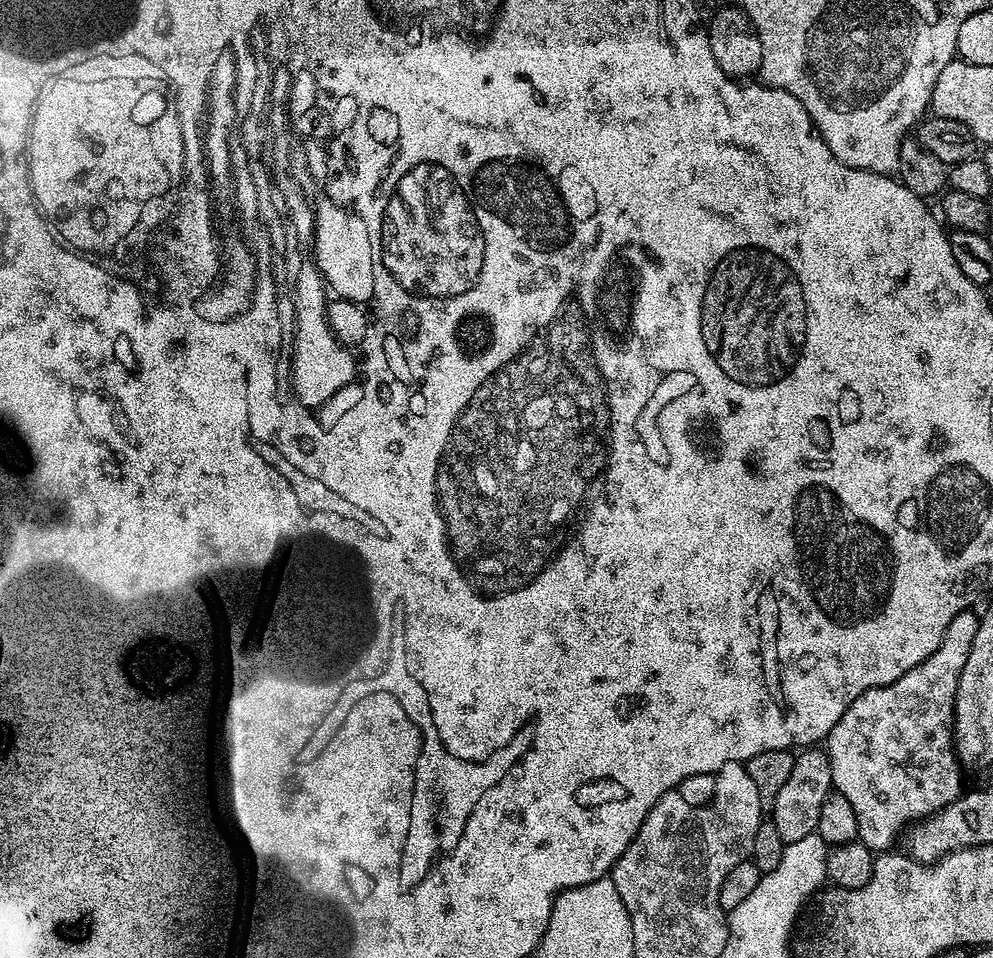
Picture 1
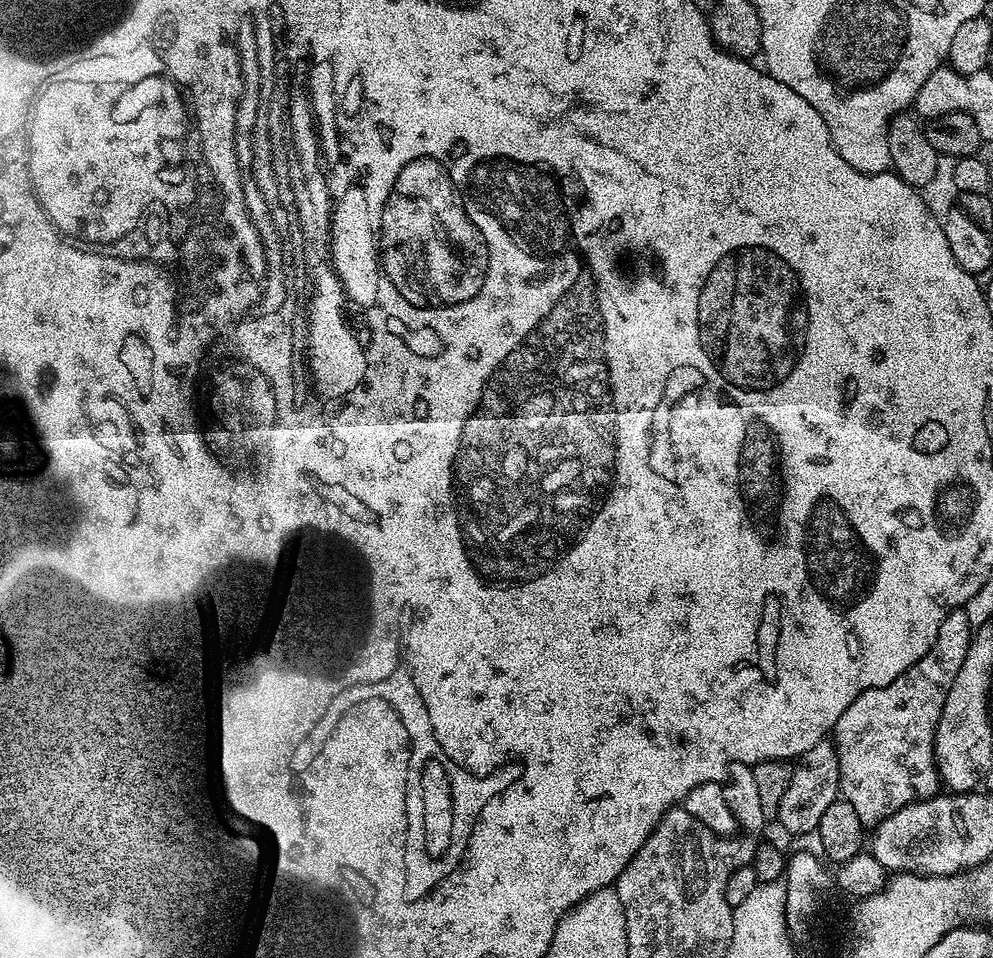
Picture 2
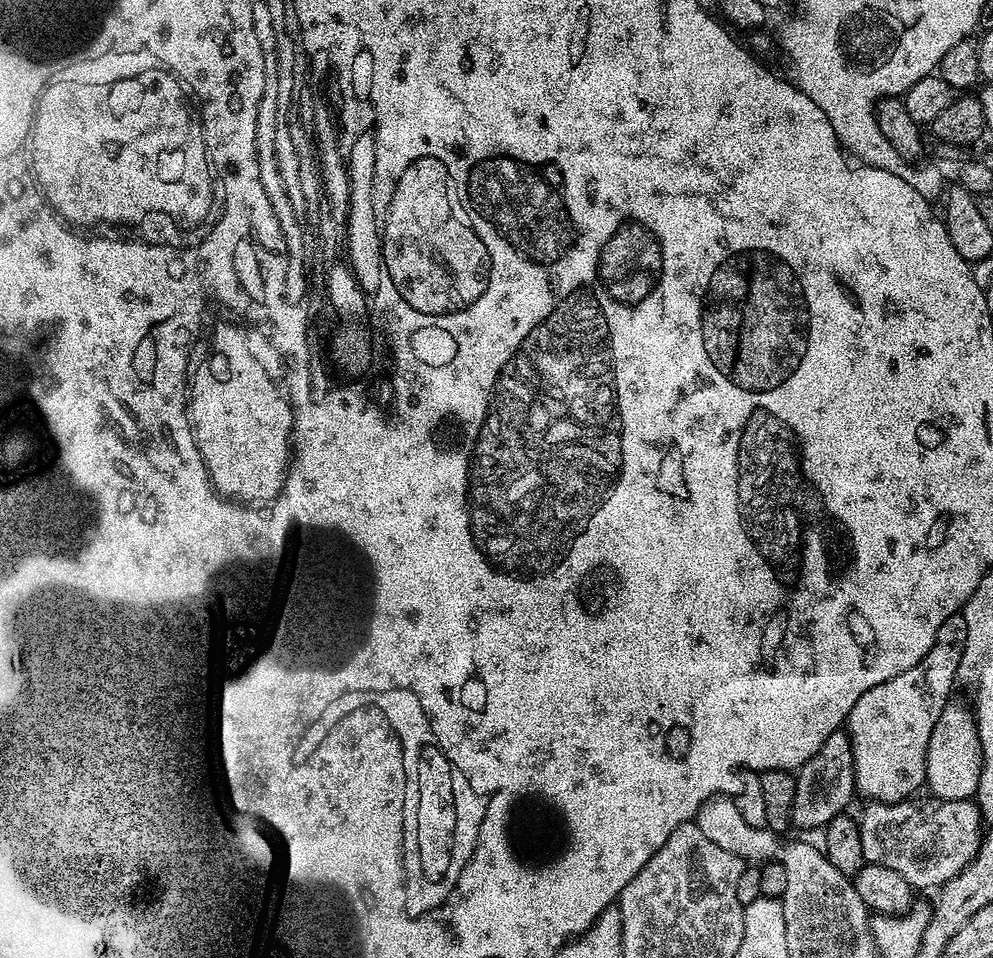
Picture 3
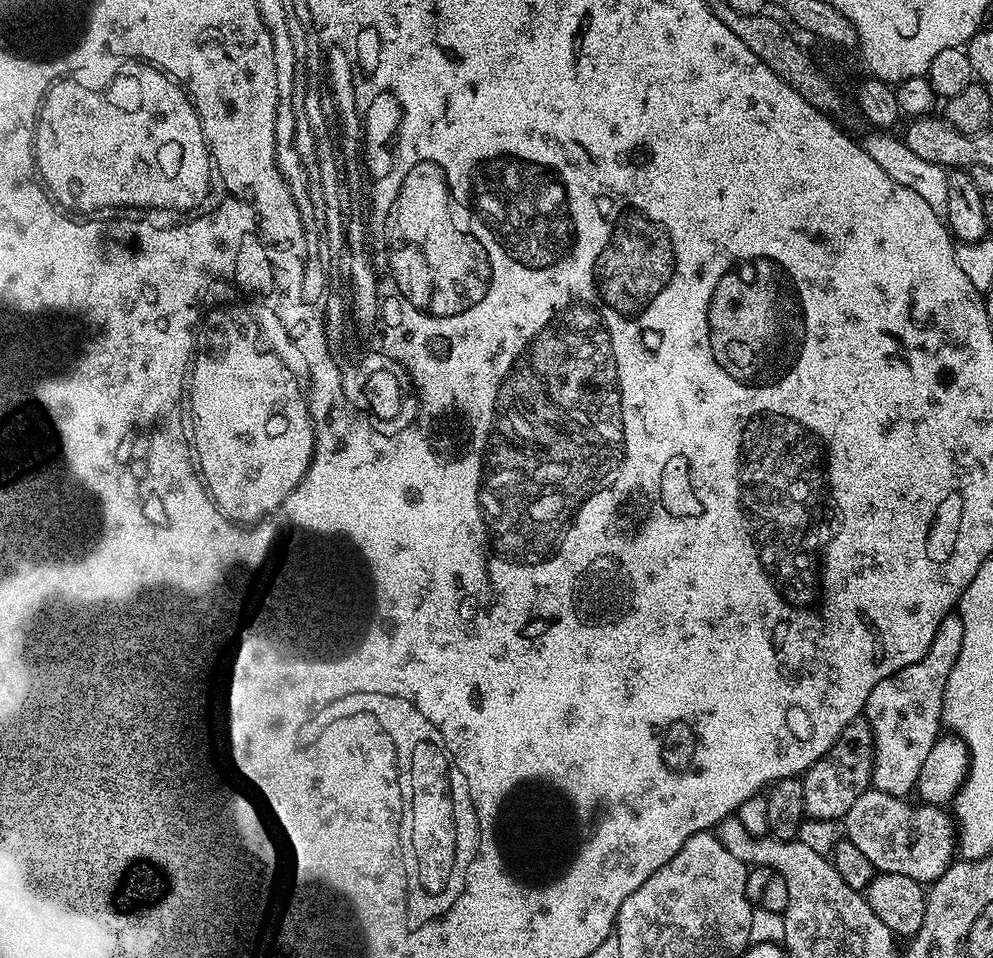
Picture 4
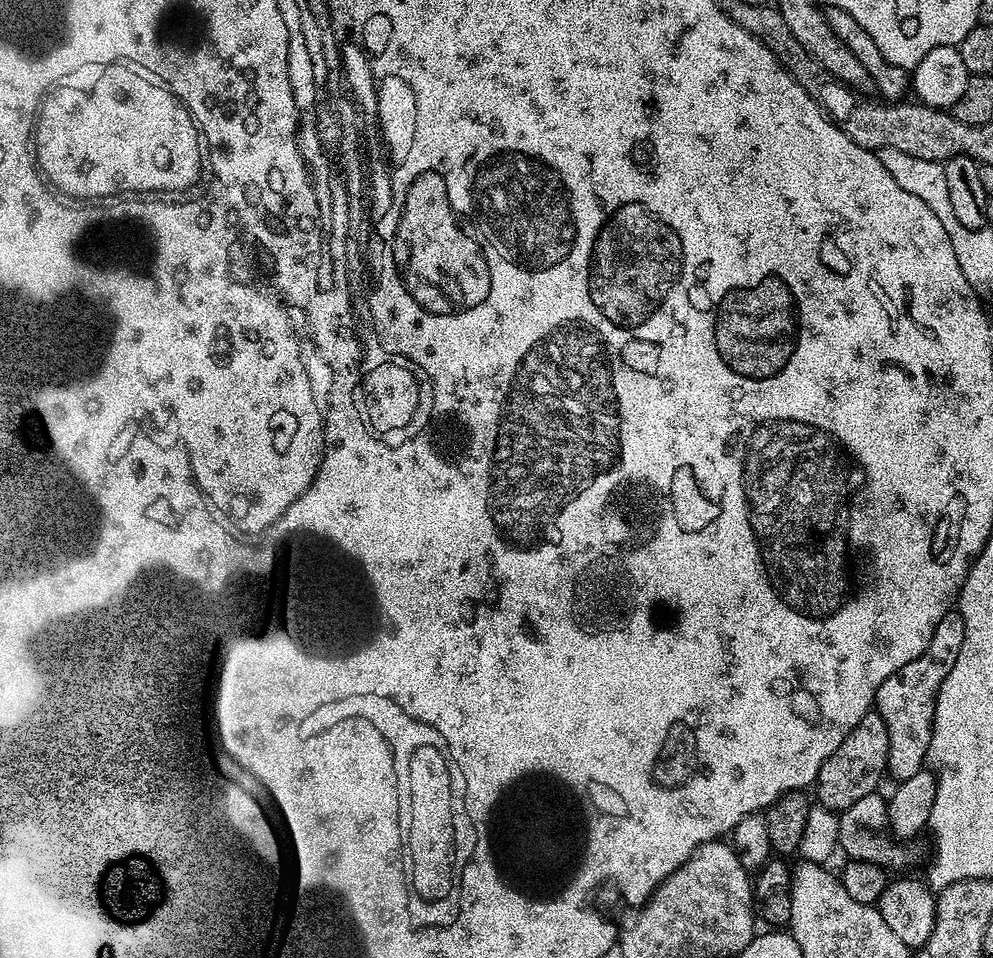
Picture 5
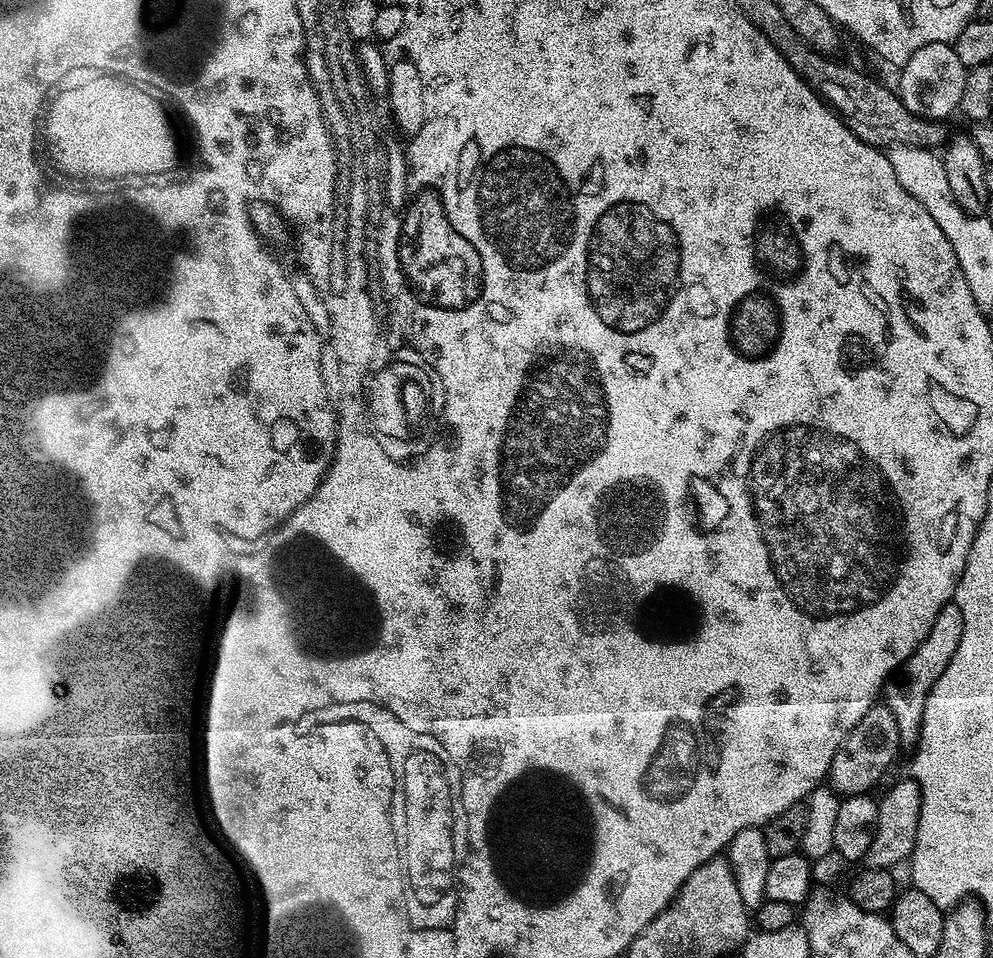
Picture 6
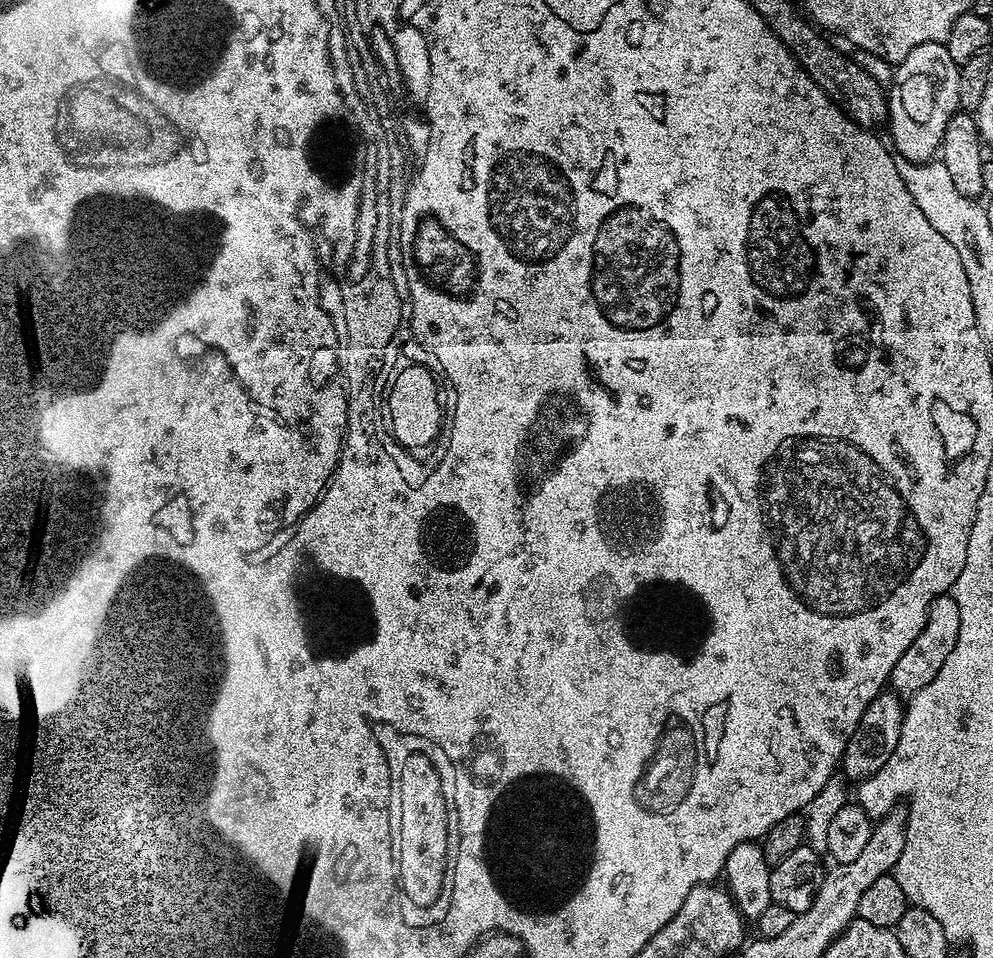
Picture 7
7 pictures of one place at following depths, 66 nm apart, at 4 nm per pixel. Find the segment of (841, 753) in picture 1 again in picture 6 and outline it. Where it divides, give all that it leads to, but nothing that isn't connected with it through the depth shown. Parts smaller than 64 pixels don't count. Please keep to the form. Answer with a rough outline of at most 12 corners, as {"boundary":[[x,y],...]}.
{"boundary":[[942,606],[930,634],[882,693],[901,745],[920,737],[926,698],[962,642],[962,610]]}

